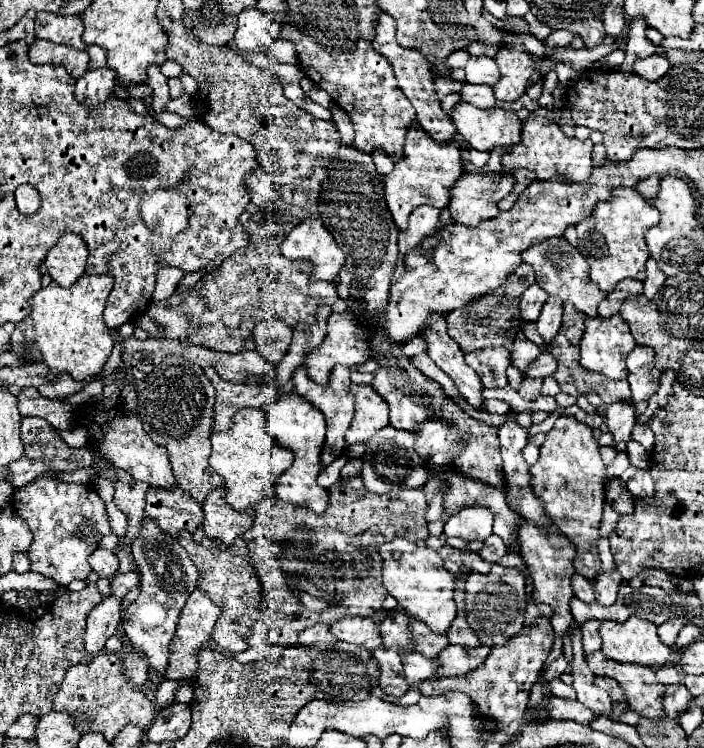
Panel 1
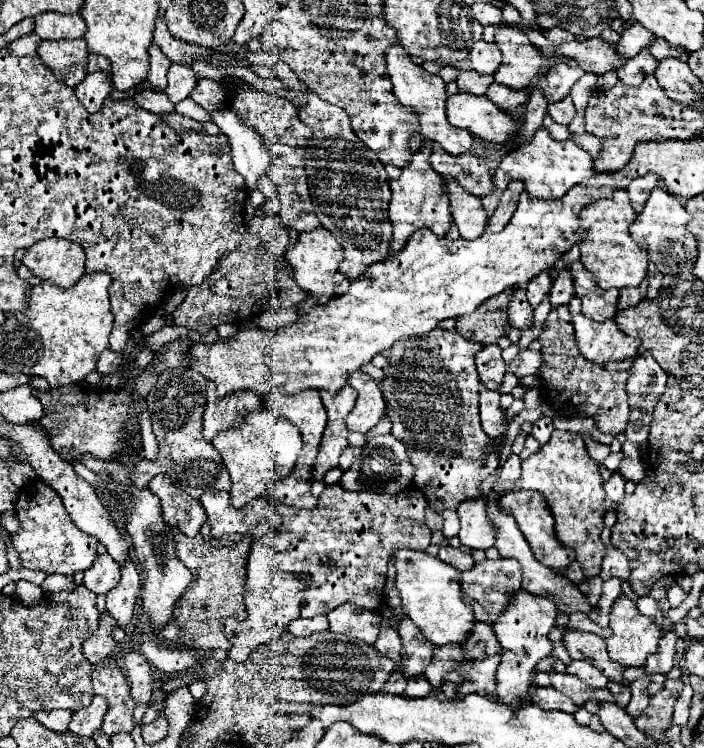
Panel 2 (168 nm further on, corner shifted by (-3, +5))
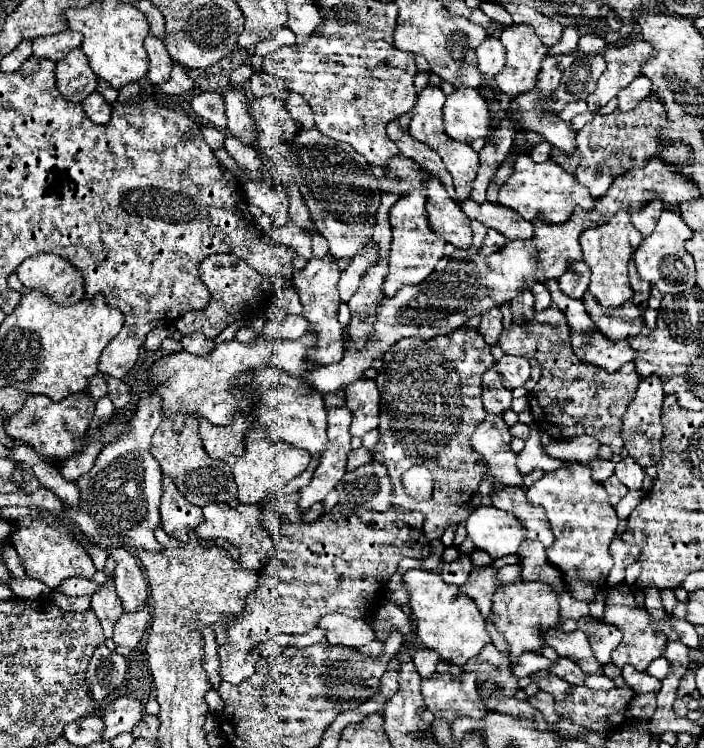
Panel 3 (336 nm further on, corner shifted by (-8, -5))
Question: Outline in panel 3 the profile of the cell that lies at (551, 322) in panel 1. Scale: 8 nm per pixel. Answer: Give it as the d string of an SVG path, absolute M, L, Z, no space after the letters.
M569 261L567 271L559 277L559 287L565 295L581 299L589 285L589 267L585 261Z

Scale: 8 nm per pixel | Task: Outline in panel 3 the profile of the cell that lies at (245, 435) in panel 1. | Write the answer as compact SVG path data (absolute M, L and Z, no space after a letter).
M263 429L247 431L243 441L245 441L245 453L241 457L233 457L233 455L225 457L225 463L231 467L231 473L235 477L237 489L239 489L237 499L243 505L259 503L261 499L275 493L275 489L285 487L293 477L301 475L307 469L309 461L311 461L309 451L297 449L297 447L293 447L289 443L281 443L281 441L277 443L277 441L265 439Z

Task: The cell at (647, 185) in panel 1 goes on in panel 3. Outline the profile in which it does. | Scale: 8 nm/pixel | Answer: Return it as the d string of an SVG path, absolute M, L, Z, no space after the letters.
M651 201L649 205L645 205L643 209L639 211L633 211L631 213L631 221L635 225L635 229L643 235L643 237L649 237L657 225L657 219L661 215L661 211L665 209L665 205L661 201Z

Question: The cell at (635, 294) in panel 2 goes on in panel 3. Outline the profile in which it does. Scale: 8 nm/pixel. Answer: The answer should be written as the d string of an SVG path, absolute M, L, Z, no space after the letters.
M631 259L631 263L629 263L629 283L631 283L631 289L633 289L633 293L635 293L635 295L631 297L631 301L637 303L637 307L641 307L641 311L643 311L643 309L647 307L647 299L649 299L651 285L639 279L639 275L637 275L637 271L635 271L633 259Z

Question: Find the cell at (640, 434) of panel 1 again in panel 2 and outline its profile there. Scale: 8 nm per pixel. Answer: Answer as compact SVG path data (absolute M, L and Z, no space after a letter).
M626 441L622 445L622 451L624 451L624 461L620 463L618 471L624 479L628 481L634 481L634 483L640 483L644 479L644 463L642 463L642 455L640 455L640 447L632 441Z

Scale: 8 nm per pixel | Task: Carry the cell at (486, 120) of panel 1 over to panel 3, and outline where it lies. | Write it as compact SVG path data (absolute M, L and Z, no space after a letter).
M455 89L447 101L445 101L445 135L449 135L455 141L471 143L473 139L487 139L491 135L491 115L487 109L487 101L483 95L475 89Z

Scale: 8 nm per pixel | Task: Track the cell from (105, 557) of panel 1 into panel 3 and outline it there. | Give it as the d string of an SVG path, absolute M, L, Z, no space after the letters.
M107 581L103 585L103 589L91 597L91 609L97 613L97 617L103 625L105 637L107 639L113 637L113 627L115 627L117 619L121 617L123 607L121 607L121 601L117 599L117 593L115 593L115 587L111 581Z

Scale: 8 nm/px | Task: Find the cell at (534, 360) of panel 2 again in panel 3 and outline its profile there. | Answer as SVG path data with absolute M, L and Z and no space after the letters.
M505 355L499 361L495 361L495 369L503 379L503 387L505 389L515 389L515 387L523 387L525 381L531 375L531 367L529 361L525 357L511 357Z

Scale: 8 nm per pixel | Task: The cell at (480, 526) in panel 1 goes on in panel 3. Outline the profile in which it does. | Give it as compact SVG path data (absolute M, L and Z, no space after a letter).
M477 507L467 519L467 533L475 541L475 547L487 551L493 559L513 555L525 539L519 519L495 507Z

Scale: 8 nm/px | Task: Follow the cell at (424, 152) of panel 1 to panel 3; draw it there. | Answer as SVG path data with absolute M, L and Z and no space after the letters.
M425 187L413 191L407 197L401 197L393 207L391 207L391 251L389 251L389 273L385 275L383 283L383 295L393 297L401 285L419 285L423 283L435 269L437 261L443 257L445 241L439 235L433 235L429 231L429 223L425 219Z

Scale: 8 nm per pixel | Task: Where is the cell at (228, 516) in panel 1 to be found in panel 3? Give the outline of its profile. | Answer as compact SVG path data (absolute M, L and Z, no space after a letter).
M221 501L209 503L203 507L203 523L195 527L195 533L201 539L216 540L217 537L225 537L233 545L239 545L239 564L245 569L260 571L273 555L271 533L261 527L261 507L257 505L239 505L231 509L227 503L221 503Z

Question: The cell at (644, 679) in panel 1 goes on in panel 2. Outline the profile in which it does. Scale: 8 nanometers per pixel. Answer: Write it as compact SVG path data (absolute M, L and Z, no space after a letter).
M566 631L564 633L564 645L570 653L572 659L580 659L580 661L588 661L592 665L596 665L598 669L602 669L602 673L616 683L626 683L624 681L624 671L626 667L612 661L608 651L606 651L606 641L600 635L594 633L574 633L574 631Z

